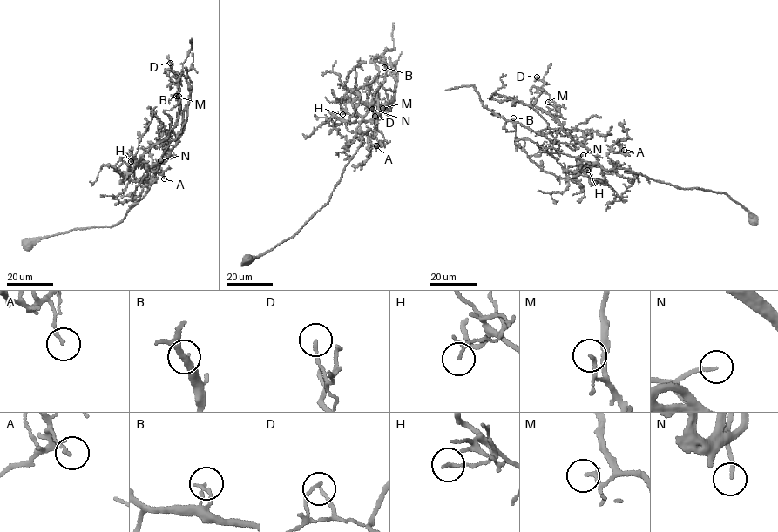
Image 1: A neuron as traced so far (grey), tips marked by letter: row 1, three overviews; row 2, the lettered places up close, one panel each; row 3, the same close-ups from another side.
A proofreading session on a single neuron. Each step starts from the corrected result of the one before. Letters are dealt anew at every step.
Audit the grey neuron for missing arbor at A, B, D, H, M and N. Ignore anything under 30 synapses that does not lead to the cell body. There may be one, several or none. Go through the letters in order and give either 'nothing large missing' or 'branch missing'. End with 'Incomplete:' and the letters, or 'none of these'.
A: nothing large missing
B: nothing large missing
D: nothing large missing
H: nothing large missing
M: nothing large missing
N: branch missing
Incomplete: N

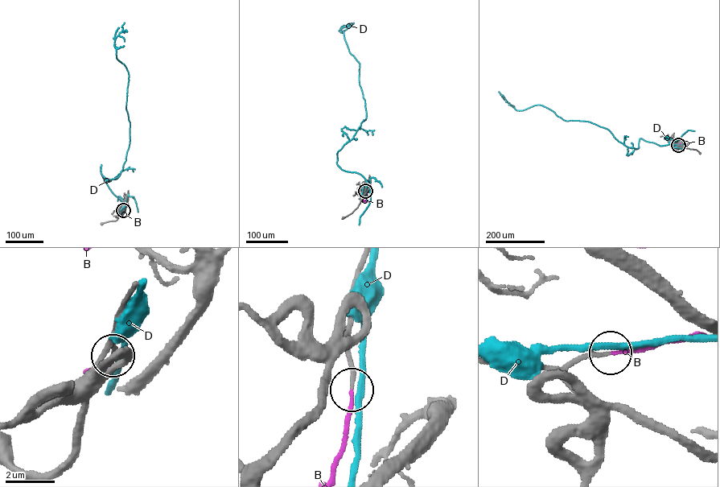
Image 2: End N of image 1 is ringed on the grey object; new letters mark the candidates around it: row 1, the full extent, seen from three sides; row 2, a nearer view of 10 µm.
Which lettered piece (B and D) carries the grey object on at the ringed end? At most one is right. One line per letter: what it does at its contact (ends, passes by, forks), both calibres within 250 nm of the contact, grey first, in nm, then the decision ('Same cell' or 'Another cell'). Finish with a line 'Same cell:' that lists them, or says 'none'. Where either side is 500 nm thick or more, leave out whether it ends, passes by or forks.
B: It ends there. Thickness 160 nm (grey) against 120 nm. Same cell
D: It passes by. Thickness 180 nm (grey) against 240 nm. Another cell
Same cell: B

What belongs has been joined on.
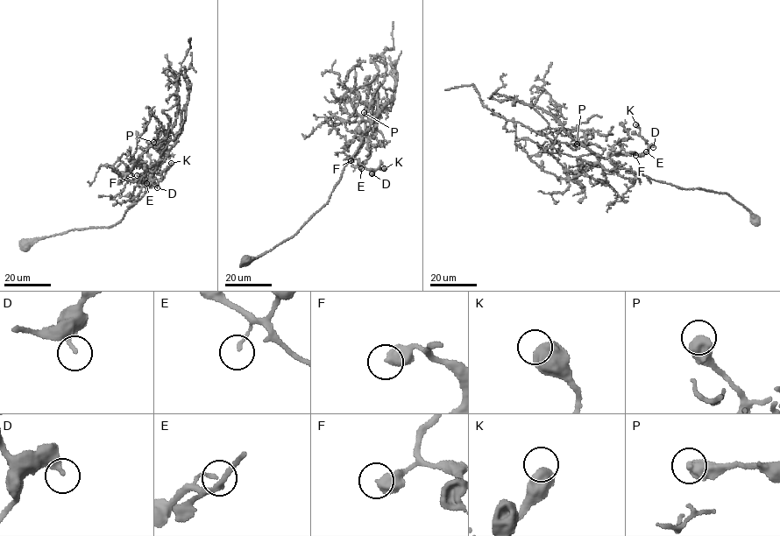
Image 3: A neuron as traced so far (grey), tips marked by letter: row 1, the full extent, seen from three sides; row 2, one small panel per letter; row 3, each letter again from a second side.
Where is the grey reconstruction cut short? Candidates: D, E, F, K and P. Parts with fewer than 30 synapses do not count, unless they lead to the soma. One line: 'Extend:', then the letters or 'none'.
Extend: none

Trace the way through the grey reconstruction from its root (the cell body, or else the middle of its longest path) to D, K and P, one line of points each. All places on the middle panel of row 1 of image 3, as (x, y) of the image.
D: (247, 260), (291, 237), (327, 203), (342, 170), (361, 142), (359, 131), (366, 131), (355, 158), (372, 173)
K: (247, 260), (291, 237), (327, 203), (361, 142), (359, 131), (366, 131), (355, 158), (368, 170), (384, 168)
P: (247, 260), (291, 237), (327, 203), (361, 142), (359, 122), (379, 111), (370, 116), (364, 112)

